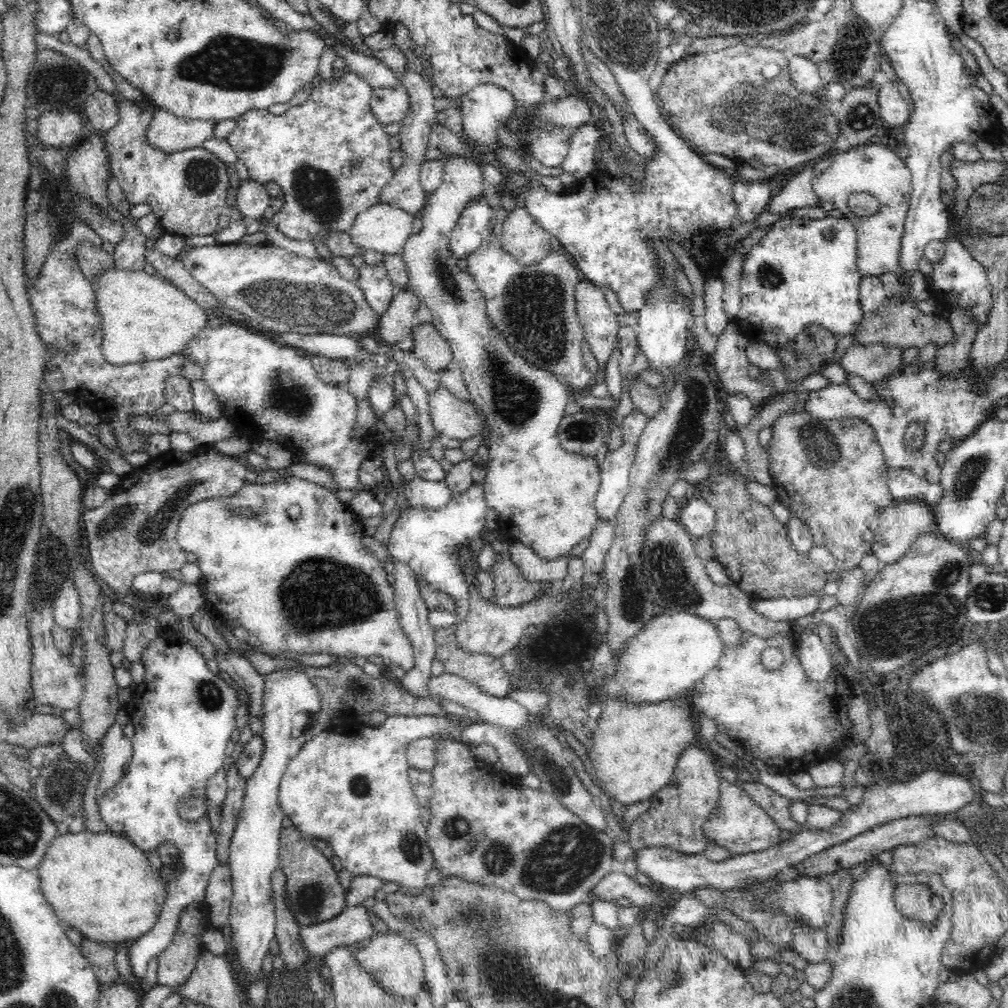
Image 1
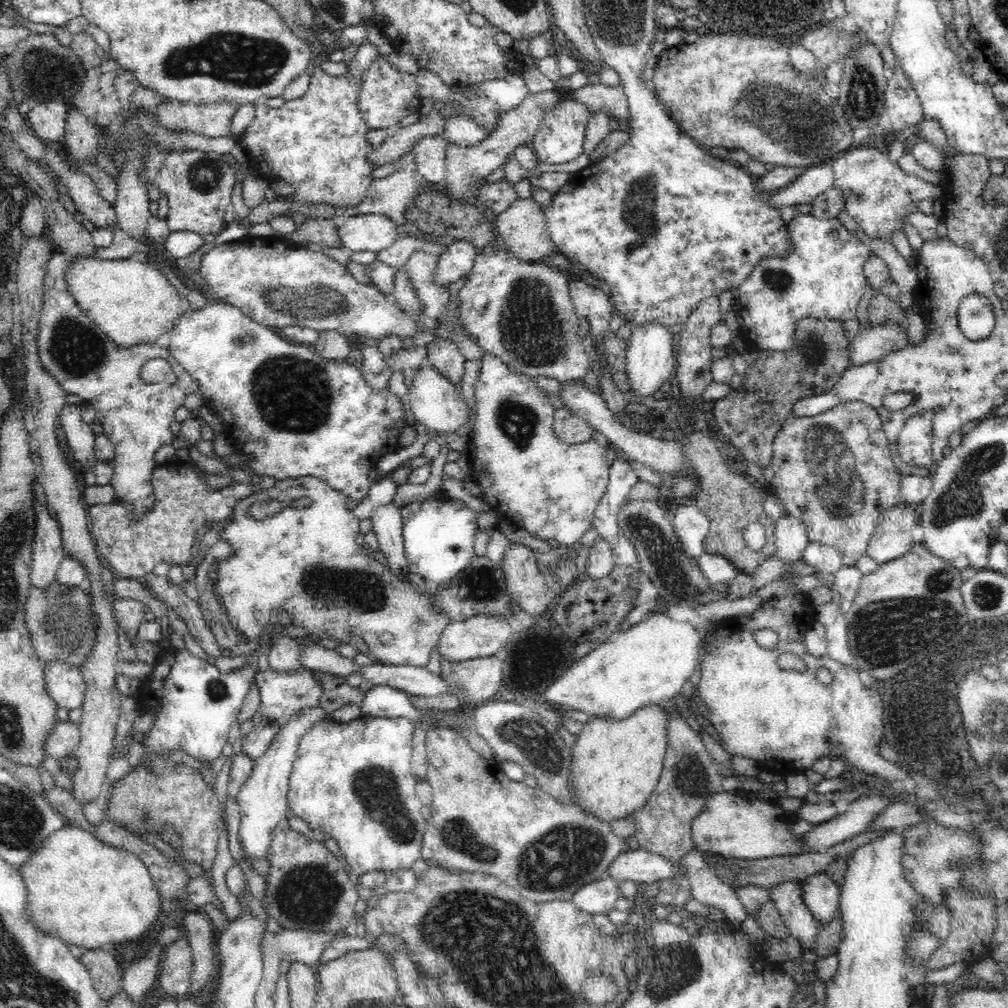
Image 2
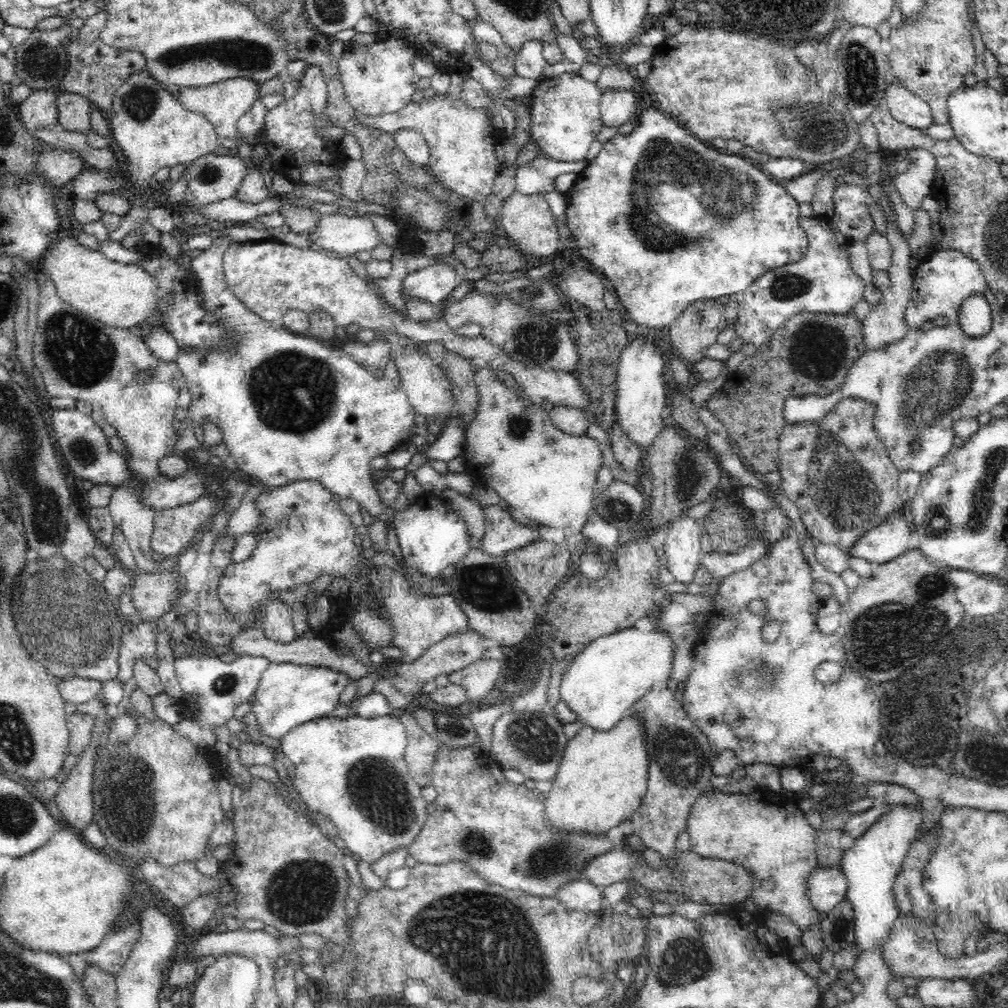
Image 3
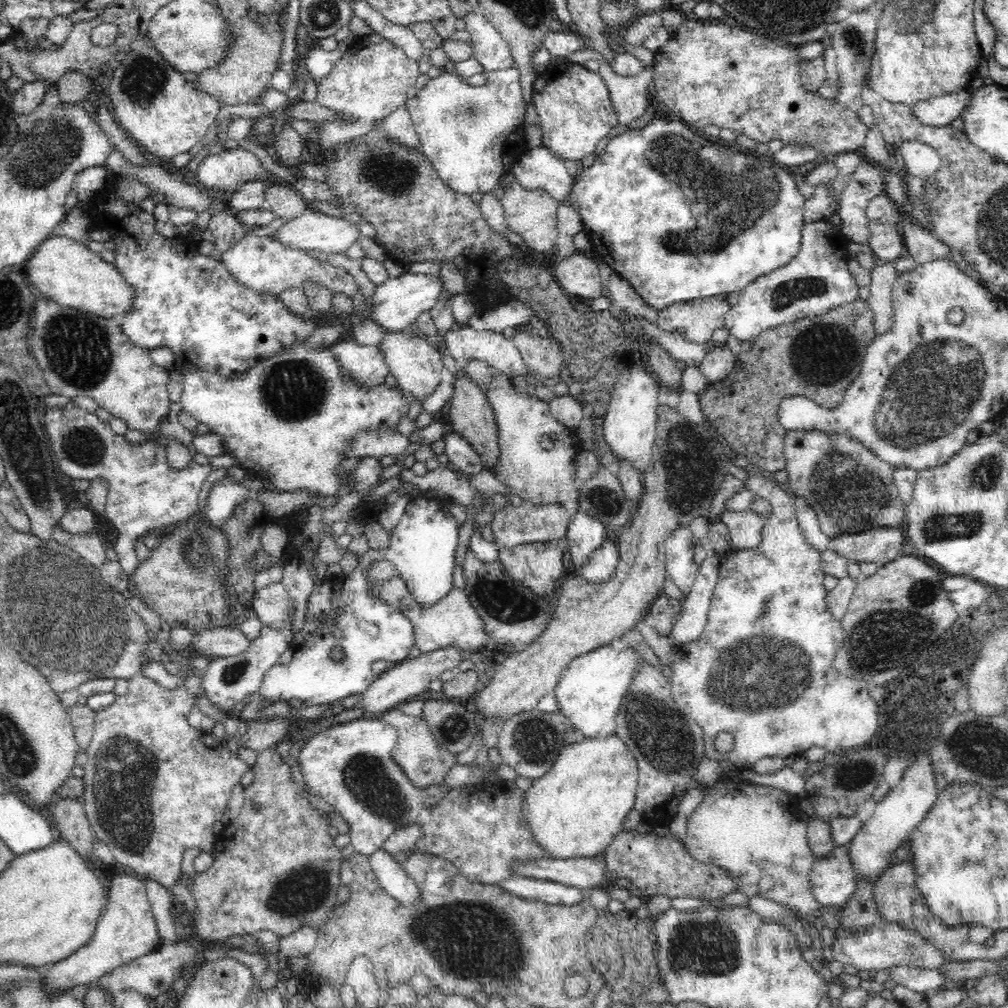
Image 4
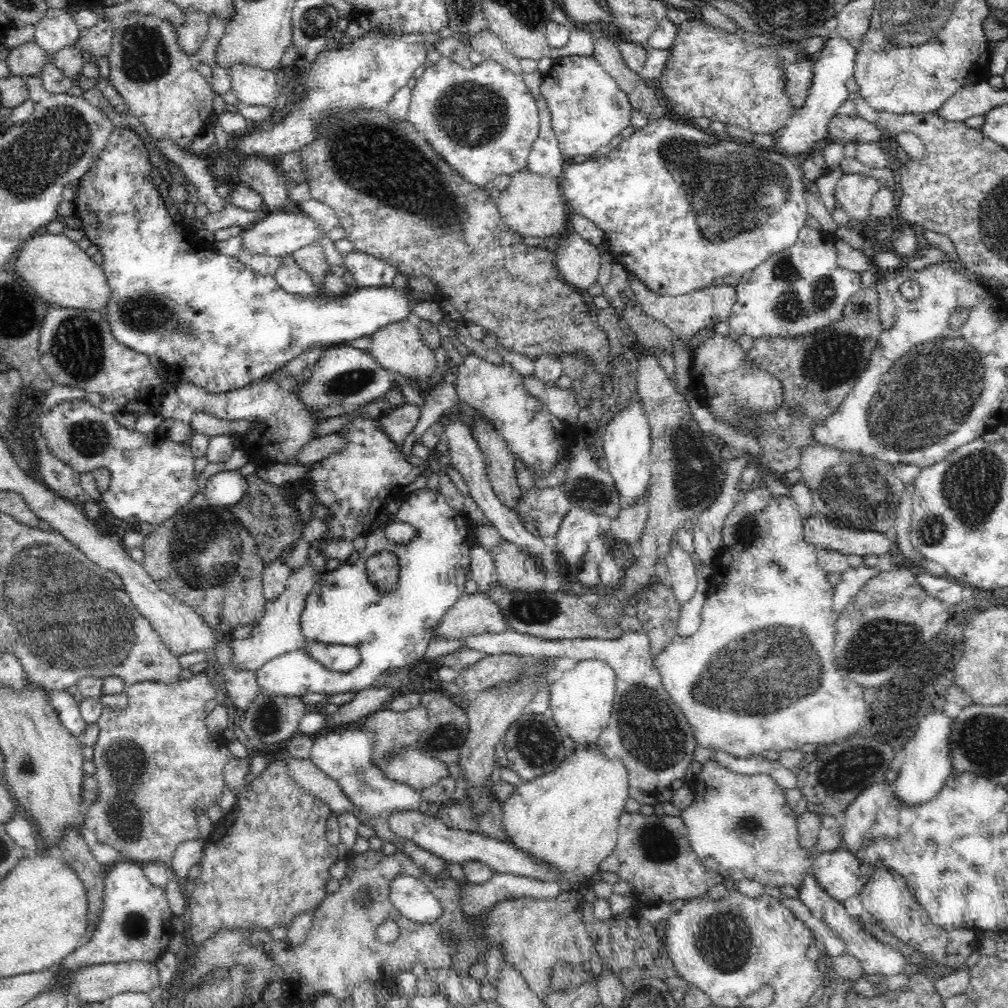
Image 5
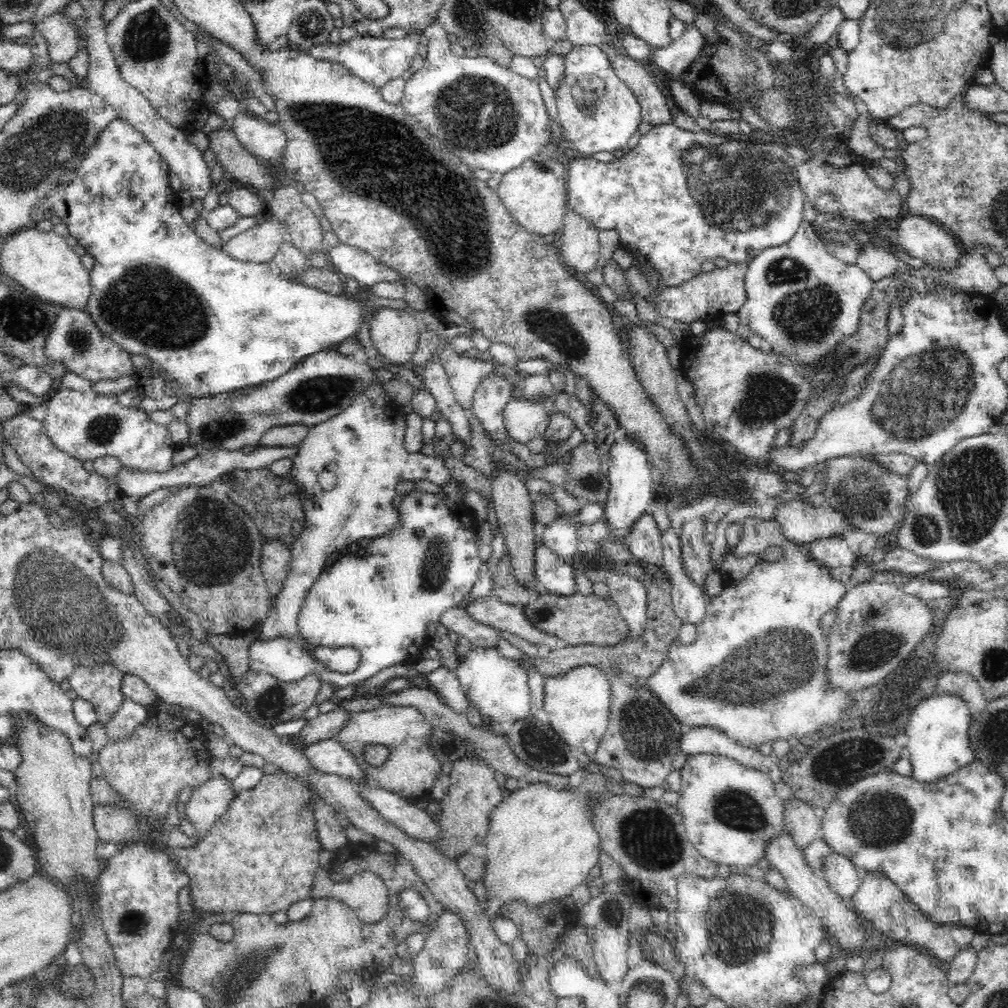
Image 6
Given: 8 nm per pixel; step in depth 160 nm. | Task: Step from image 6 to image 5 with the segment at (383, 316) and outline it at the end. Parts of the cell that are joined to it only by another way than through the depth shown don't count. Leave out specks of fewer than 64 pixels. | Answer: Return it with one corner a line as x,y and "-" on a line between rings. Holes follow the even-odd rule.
406,318
406,320
392,322
388,326
378,328
372,333
371,344
366,352
370,353
376,359
376,363
386,371
398,373
421,388
424,388
427,382
432,380
432,376
438,372
434,350
424,342
413,318

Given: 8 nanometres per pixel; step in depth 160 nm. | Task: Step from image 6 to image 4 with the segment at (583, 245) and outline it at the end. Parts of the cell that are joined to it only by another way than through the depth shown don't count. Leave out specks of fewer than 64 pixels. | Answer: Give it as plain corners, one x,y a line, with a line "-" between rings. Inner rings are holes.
574,252
556,263
554,272
555,280
563,291
576,301
584,298
594,300
603,295
598,265
592,257

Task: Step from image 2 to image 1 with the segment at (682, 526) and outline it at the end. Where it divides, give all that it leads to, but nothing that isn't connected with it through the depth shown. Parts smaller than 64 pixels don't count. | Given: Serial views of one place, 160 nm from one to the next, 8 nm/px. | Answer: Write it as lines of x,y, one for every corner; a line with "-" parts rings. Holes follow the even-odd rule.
695,496
685,500
678,511
677,519
686,527
688,534
695,540
710,534
715,525
715,511
702,498

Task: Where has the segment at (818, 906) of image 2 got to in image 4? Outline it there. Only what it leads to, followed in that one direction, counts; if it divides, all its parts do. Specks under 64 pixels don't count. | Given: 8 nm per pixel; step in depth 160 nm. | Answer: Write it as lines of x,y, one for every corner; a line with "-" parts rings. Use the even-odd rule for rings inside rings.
837,846
832,855
815,860
810,874
810,891
824,907
840,907
858,886
850,846

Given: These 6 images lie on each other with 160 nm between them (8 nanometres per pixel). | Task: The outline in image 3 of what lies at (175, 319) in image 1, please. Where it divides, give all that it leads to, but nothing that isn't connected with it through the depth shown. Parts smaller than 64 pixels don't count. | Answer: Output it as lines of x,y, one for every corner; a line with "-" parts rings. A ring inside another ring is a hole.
64,236
42,255
39,269
54,281
64,302
97,322
114,328
135,329
158,308
158,283
140,265
106,258
101,251
88,250
74,236

